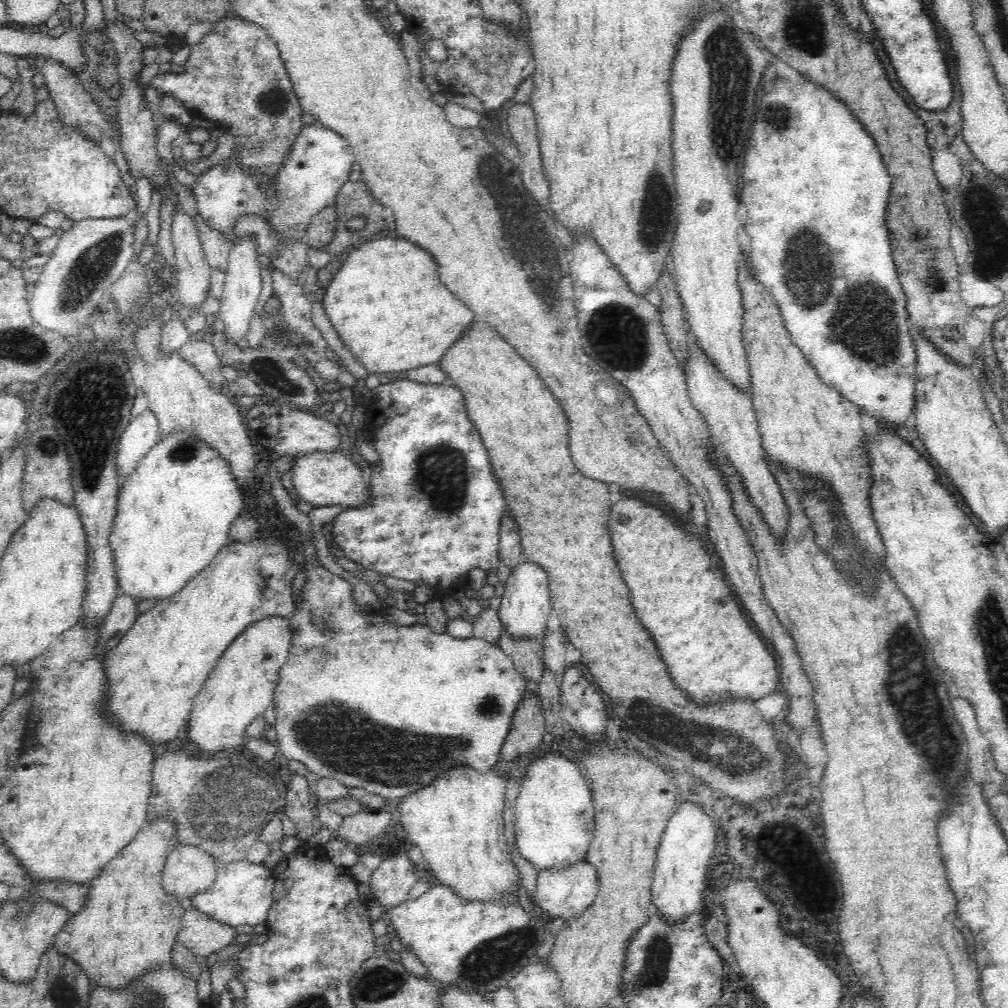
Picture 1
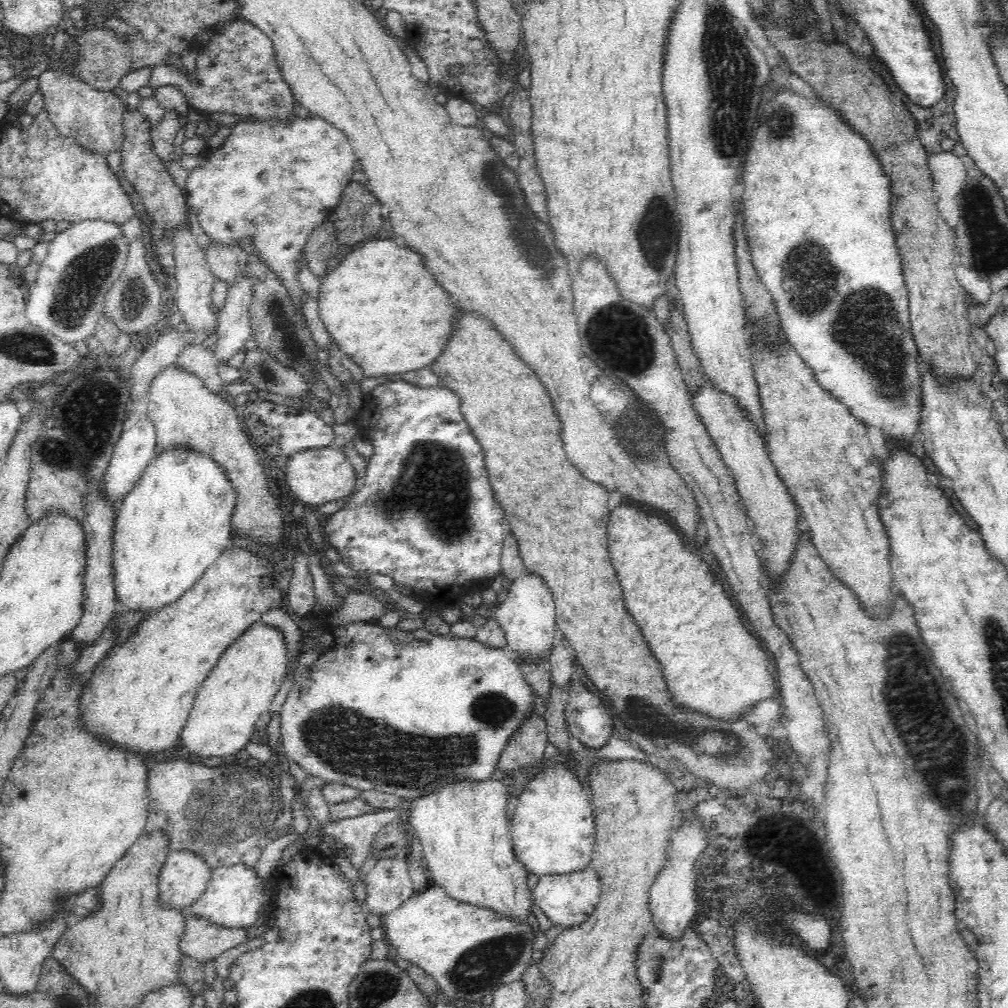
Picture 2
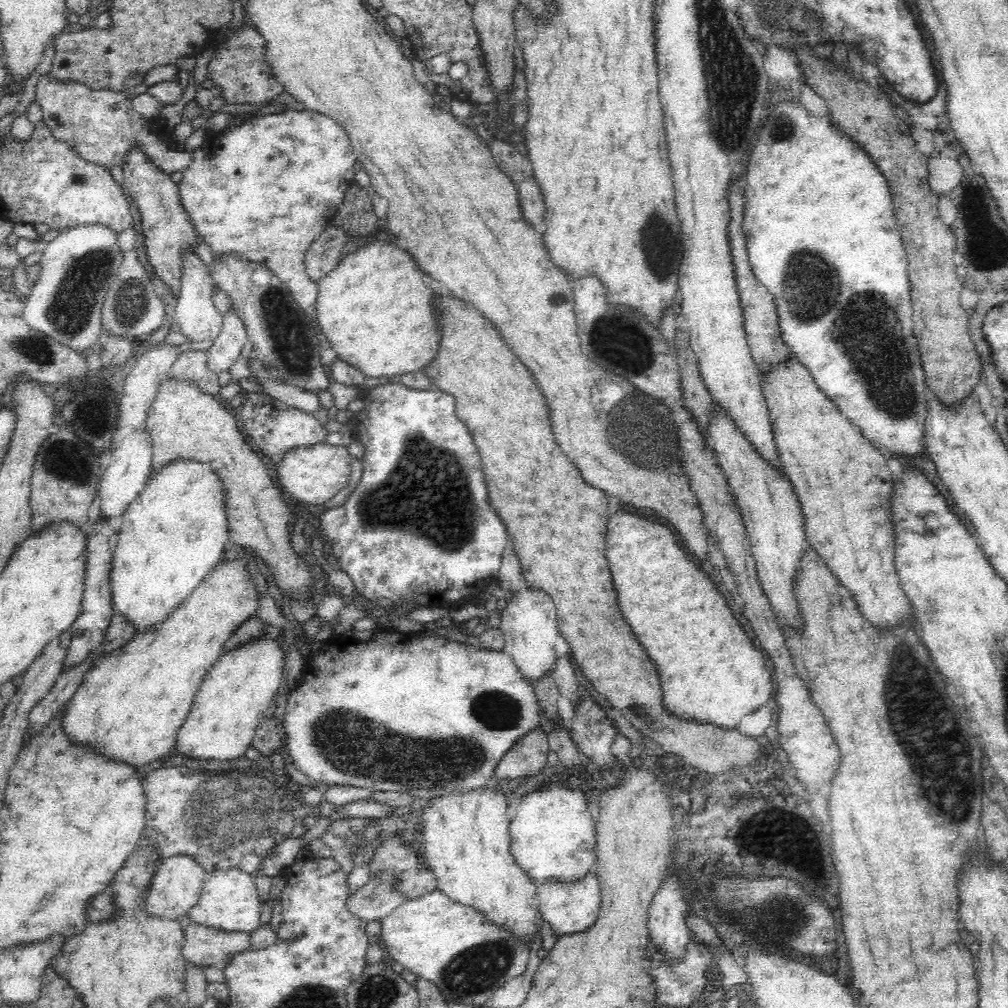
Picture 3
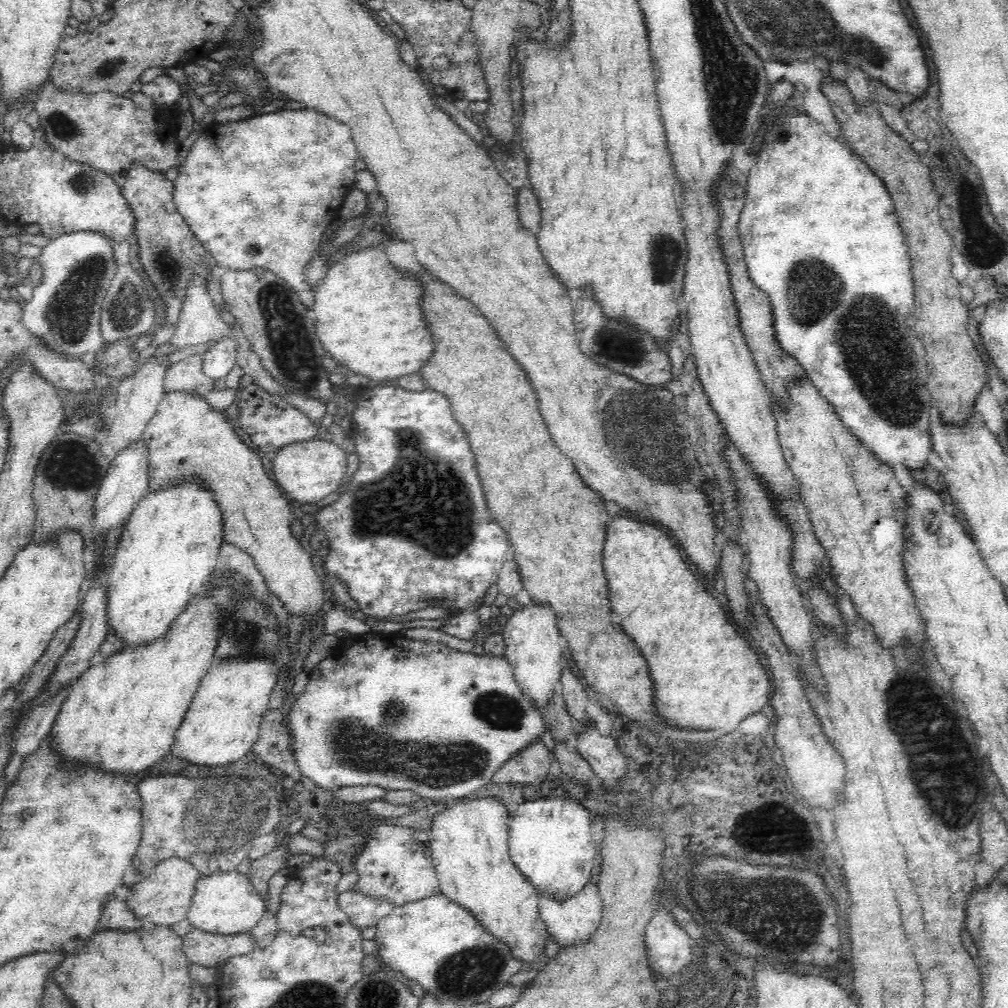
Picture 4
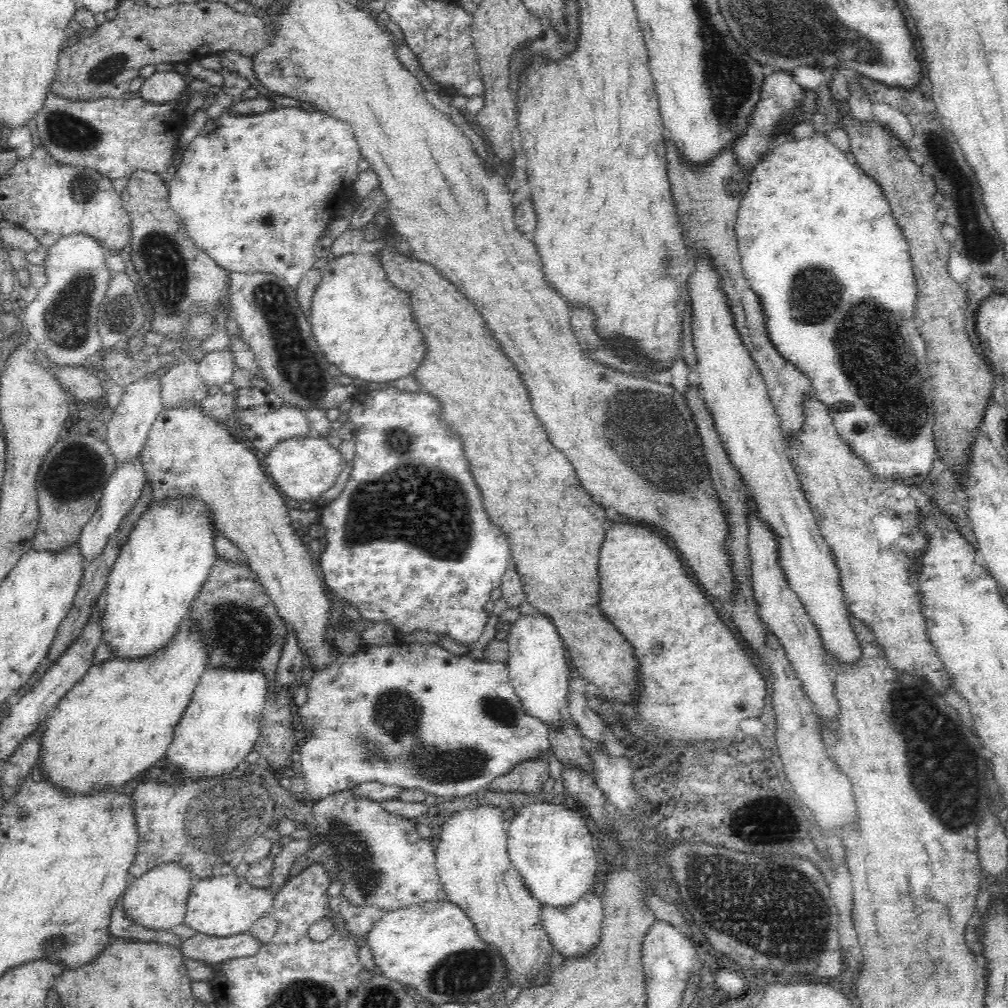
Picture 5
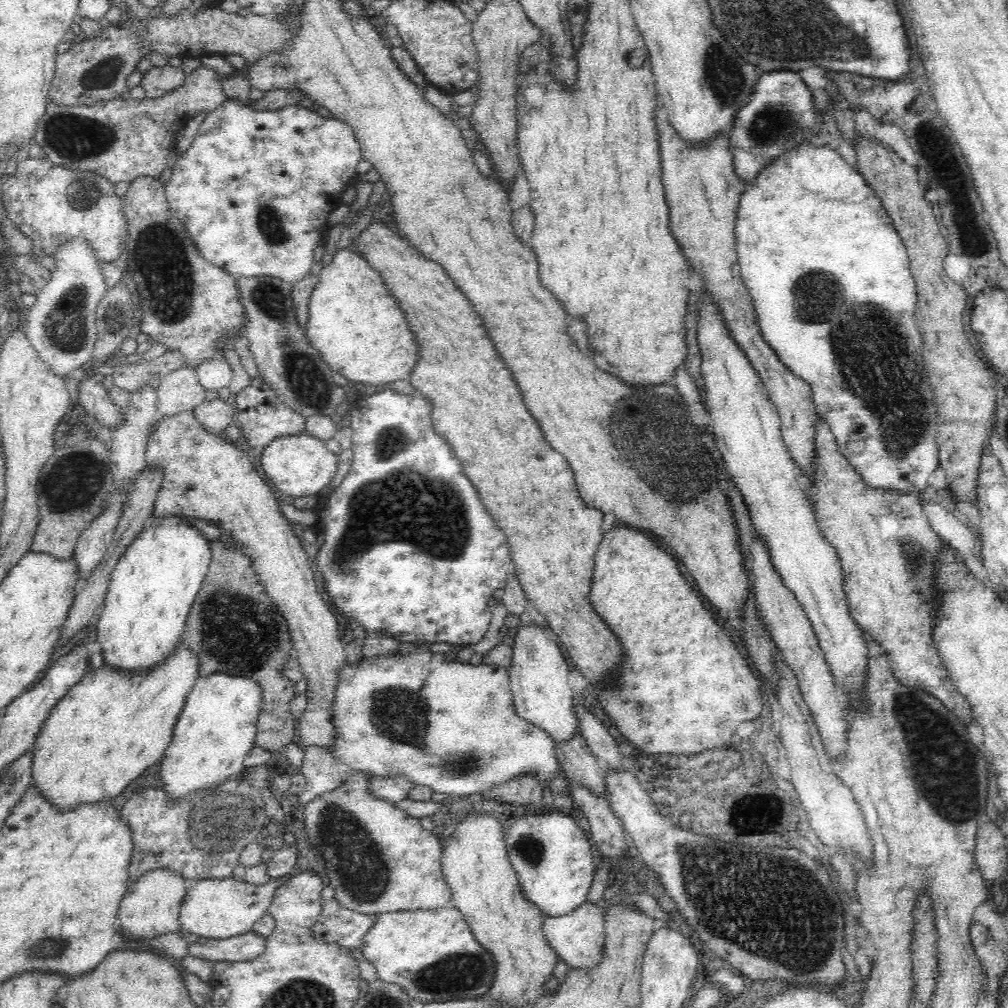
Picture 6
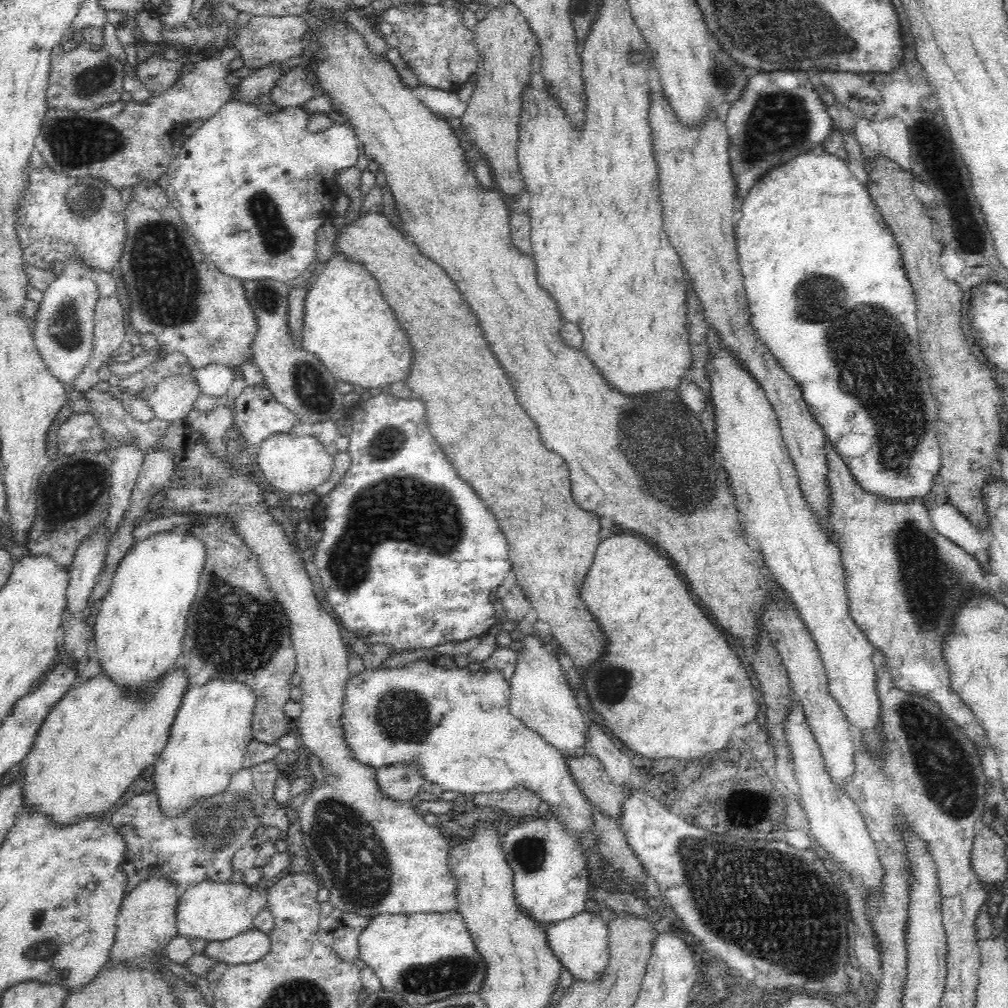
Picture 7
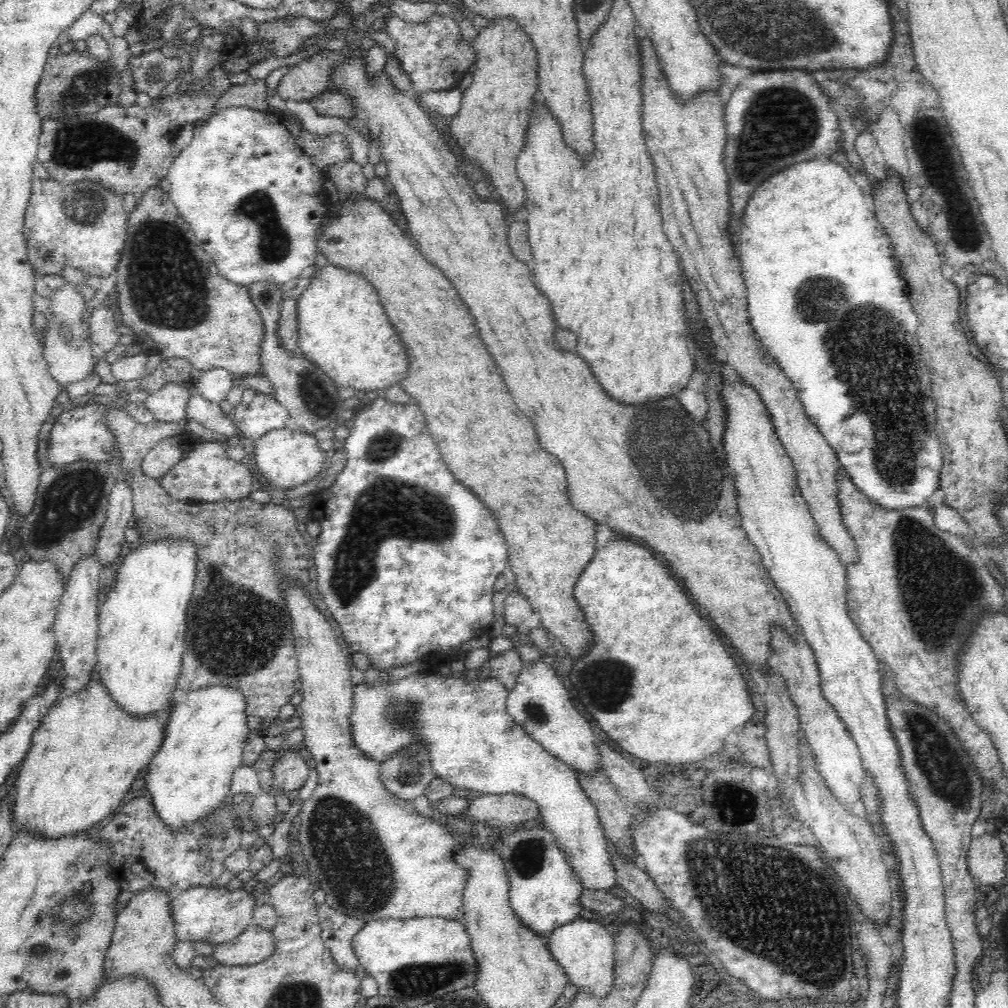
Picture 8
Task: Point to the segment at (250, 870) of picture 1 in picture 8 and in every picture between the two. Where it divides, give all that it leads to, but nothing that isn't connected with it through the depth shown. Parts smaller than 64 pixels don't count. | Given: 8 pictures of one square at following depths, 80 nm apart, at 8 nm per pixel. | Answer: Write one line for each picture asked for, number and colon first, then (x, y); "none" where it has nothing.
2: (236, 897)
3: (228, 901)
4: (226, 903)
5: (226, 905)
6: (215, 908)
7: (212, 910)
8: (216, 915)

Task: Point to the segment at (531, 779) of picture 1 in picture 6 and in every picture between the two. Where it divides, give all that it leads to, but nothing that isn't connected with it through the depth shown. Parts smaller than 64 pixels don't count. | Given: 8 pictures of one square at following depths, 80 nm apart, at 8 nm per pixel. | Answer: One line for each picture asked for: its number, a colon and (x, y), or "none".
2: (553, 829)
3: (552, 835)
4: (550, 840)
5: (550, 845)
6: (552, 853)

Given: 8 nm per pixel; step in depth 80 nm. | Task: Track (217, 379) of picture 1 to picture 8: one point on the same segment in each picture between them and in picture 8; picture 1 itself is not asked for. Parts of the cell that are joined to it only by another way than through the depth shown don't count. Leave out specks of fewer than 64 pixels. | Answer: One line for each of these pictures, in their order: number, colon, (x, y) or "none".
2: (199, 359)
3: (192, 364)
4: (185, 375)
5: (181, 383)
6: (180, 390)
7: (174, 397)
8: (168, 404)

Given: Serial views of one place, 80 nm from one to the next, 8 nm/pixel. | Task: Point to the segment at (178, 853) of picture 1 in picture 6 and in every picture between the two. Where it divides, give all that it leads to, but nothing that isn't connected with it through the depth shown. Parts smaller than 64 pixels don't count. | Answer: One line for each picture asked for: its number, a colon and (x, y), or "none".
2: (184, 875)
3: (176, 887)
4: (164, 897)
5: (158, 899)
6: (152, 904)

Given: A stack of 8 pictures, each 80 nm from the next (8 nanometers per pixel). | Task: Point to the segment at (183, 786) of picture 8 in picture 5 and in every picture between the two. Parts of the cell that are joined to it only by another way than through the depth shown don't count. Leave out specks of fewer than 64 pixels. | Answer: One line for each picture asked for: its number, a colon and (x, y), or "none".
5: (220, 727)
6: (217, 727)
7: (208, 740)

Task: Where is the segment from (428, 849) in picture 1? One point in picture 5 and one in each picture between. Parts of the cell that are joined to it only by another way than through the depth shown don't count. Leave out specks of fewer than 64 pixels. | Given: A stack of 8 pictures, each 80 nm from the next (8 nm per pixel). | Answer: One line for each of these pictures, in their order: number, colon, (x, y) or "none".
2: (467, 845)
3: (466, 846)
4: (468, 845)
5: (471, 857)

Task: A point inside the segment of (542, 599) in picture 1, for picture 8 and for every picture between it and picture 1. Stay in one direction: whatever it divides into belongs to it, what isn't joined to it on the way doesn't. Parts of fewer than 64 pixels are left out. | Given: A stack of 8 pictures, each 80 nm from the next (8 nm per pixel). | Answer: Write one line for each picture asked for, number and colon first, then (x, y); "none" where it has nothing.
2: (527, 616)
3: (529, 623)
4: (532, 640)
5: (537, 668)
6: (538, 673)
7: (541, 696)
8: (538, 701)

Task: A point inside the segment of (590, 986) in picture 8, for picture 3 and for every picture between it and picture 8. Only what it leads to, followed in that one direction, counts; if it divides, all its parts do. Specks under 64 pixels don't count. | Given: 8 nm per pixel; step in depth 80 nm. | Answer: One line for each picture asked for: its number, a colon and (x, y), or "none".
3: (568, 906)
4: (573, 918)
5: (573, 930)
6: (577, 938)
7: (580, 943)

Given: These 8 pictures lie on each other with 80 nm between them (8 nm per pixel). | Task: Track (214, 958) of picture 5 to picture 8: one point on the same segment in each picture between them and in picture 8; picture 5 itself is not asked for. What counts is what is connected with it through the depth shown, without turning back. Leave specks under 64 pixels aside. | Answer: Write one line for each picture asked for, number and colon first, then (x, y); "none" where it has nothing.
6: (244, 947)
7: (249, 947)
8: (254, 945)

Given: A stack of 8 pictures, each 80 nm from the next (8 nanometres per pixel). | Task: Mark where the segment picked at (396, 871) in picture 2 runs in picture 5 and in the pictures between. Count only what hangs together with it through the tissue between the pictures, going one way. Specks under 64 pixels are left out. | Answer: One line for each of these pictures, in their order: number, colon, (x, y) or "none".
3: (378, 898)
4: (363, 910)
5: (360, 919)

